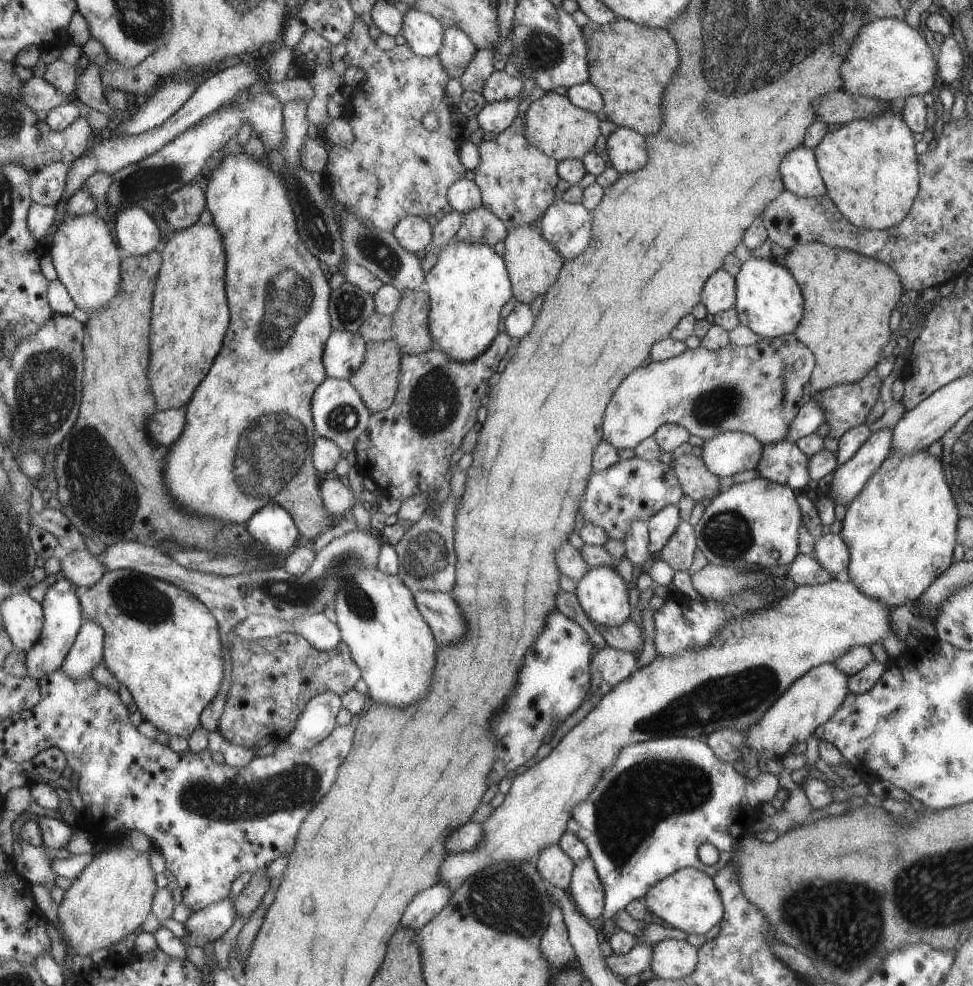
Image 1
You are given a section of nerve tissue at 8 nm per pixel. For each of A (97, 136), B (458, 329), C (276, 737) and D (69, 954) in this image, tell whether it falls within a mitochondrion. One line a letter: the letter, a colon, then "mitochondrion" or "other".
A: other
B: other
C: other
D: other

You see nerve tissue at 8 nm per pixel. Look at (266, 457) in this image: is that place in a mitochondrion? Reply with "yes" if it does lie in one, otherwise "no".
yes

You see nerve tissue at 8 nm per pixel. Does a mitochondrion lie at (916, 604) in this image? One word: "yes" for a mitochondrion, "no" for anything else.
no

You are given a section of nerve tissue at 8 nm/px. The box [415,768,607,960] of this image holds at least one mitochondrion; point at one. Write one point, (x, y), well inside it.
(507, 901)

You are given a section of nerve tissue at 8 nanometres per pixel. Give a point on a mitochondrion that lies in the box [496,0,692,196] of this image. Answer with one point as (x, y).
(540, 51)

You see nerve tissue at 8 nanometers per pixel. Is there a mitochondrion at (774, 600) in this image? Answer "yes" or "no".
no

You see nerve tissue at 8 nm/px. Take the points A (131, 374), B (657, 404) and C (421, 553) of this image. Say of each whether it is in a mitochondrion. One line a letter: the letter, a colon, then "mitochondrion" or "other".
A: other
B: other
C: mitochondrion

